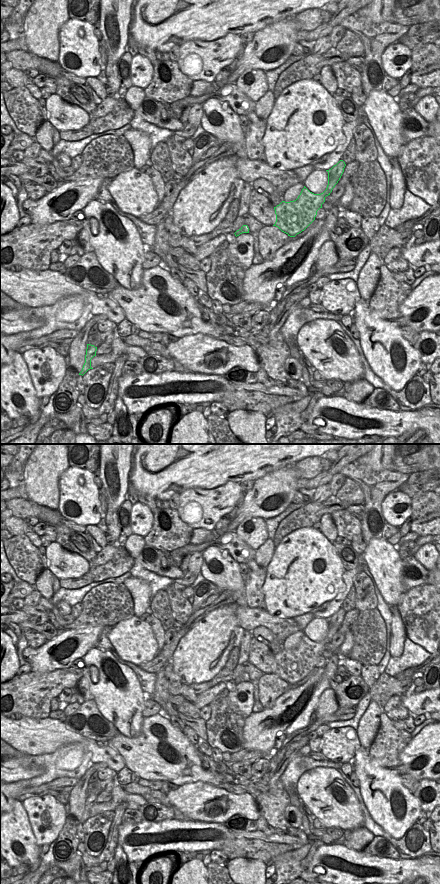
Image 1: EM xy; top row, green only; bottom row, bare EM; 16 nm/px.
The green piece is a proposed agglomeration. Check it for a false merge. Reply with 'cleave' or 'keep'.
cleave

